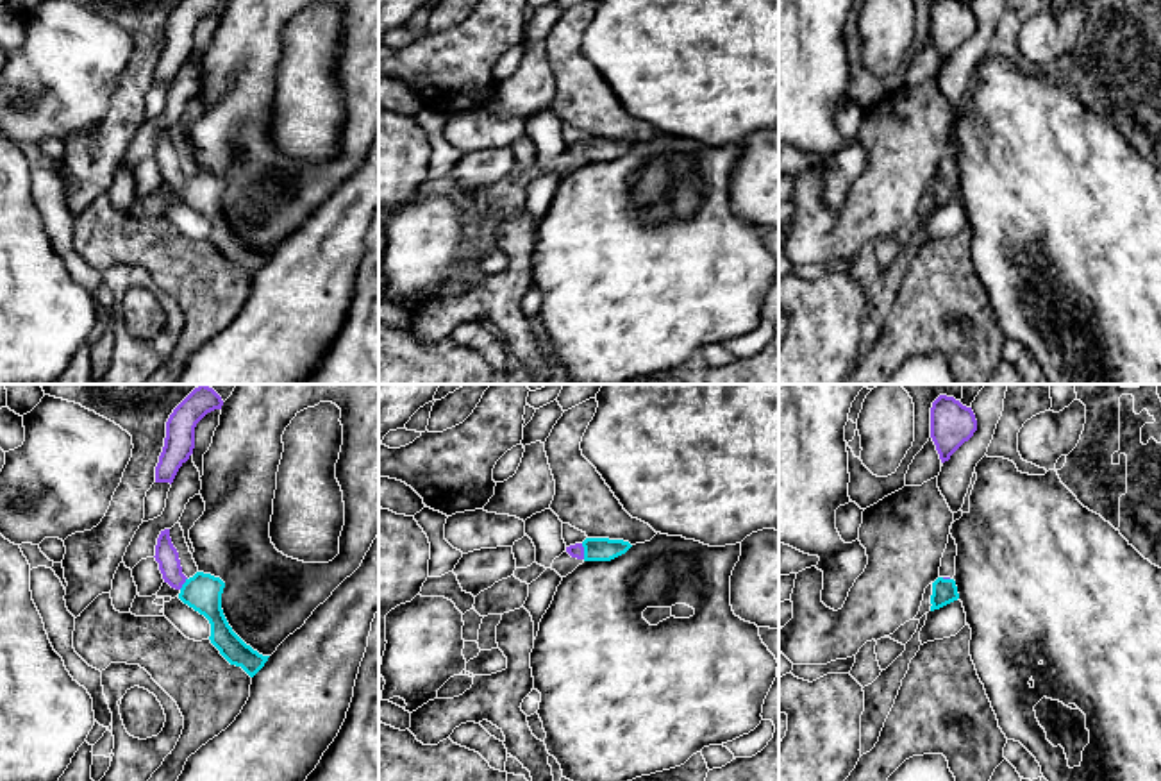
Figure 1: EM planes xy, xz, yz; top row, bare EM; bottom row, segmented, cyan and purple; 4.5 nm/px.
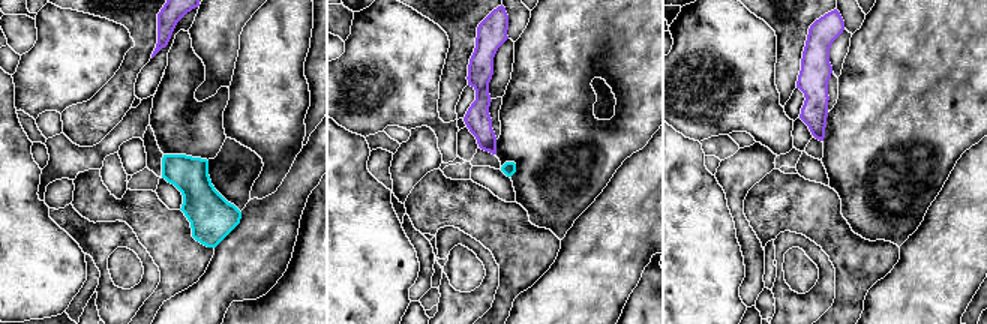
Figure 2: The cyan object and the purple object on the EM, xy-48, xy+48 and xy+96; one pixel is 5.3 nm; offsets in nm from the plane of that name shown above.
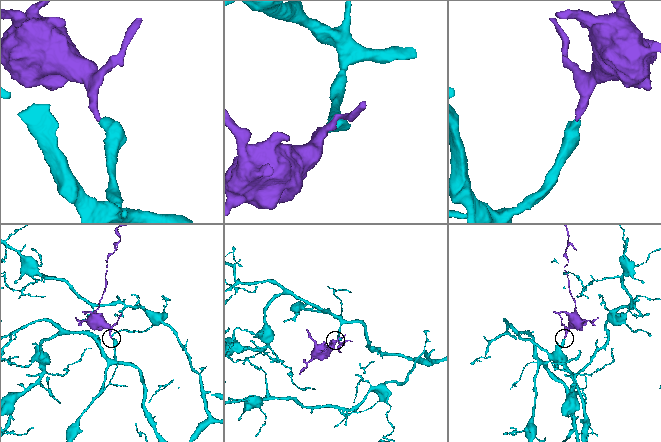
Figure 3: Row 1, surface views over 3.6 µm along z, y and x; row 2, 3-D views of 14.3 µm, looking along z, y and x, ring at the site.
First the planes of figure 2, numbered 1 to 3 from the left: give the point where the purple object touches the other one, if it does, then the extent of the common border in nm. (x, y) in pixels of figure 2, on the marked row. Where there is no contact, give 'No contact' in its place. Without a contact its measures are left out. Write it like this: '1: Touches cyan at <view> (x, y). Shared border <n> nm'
1: No contact
2: No contact
3: No contact

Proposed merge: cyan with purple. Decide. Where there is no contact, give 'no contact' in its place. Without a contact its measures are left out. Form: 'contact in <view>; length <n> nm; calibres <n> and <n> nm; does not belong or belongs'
contact in xz; length 70 nm; calibres 110 and 60 nm; belongs

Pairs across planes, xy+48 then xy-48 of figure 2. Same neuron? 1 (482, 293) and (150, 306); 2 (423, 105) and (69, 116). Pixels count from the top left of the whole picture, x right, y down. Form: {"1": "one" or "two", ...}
{"1": "two", "2": "two"}

